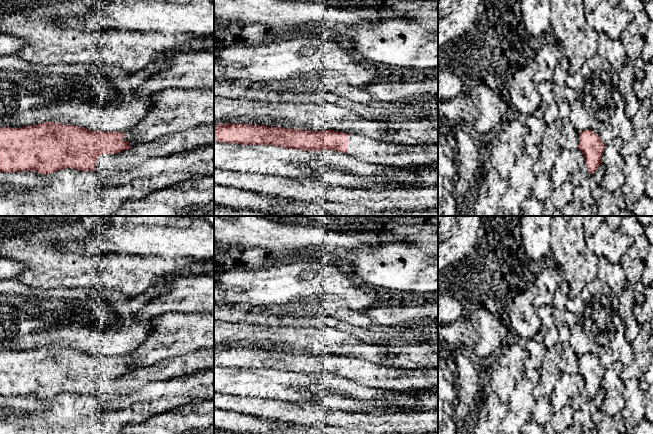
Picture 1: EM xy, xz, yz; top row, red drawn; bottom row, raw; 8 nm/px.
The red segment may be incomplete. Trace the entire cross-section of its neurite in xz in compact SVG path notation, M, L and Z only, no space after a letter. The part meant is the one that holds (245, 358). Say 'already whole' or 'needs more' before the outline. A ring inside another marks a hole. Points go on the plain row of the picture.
needs more | M214 347L214 366L273 369L306 375L333 374L346 377L364 388L406 394L438 388L438 367L394 368L334 354L307 355L265 349Z

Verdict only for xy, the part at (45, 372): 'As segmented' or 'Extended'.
Extended

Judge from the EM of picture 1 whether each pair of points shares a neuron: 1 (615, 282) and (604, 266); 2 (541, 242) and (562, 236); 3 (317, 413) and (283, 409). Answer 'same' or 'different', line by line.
1: same
2: different
3: same

